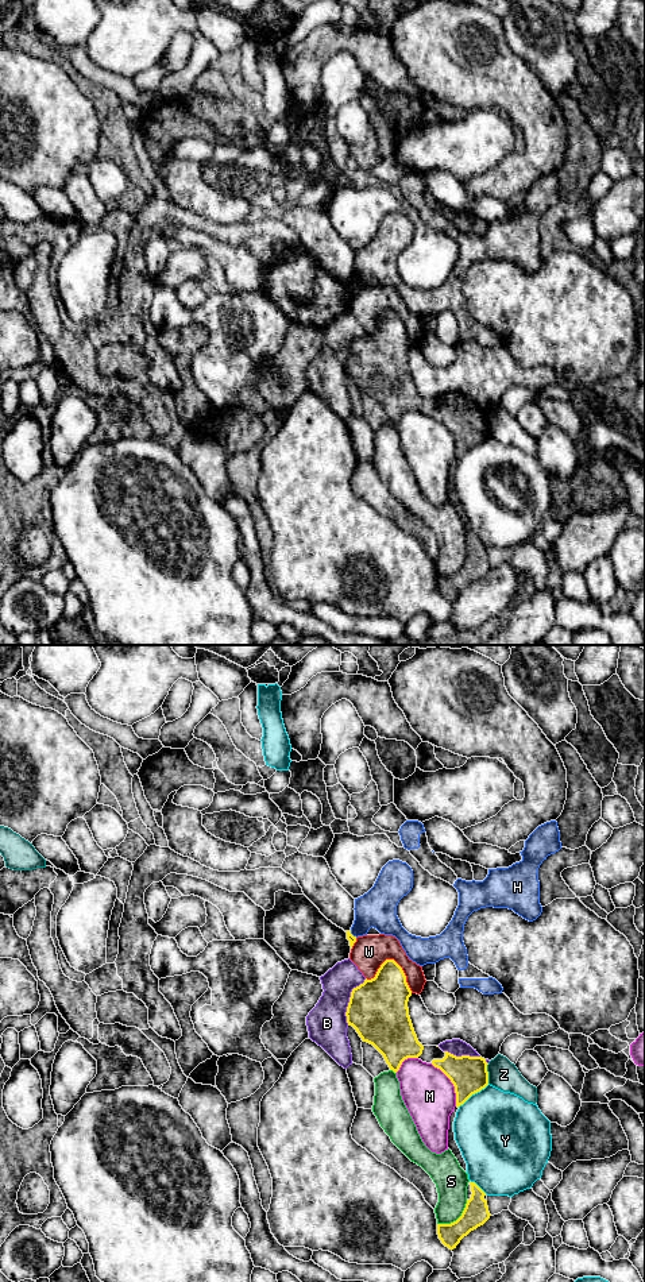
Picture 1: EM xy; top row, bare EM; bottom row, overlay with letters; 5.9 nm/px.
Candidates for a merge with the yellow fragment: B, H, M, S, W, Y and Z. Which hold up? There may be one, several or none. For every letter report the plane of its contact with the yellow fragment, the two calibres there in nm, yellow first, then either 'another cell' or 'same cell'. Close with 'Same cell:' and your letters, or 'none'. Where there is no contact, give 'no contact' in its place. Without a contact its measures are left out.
B: contact in xy; calibres 360 and 240 nm; another cell
H: contact in xy; calibres 50 and 220 nm; another cell
M: contact in xy; calibres 220 and 300 nm; another cell
S: contact in xy; calibres 150 and 190 nm; another cell
W: contact in xy; calibres 300 and 200 nm; another cell
Y: contact in xy; calibres 220 and 460 nm; another cell
Z: contact in xy; calibres 220 and 170 nm; another cell
Same cell: none

